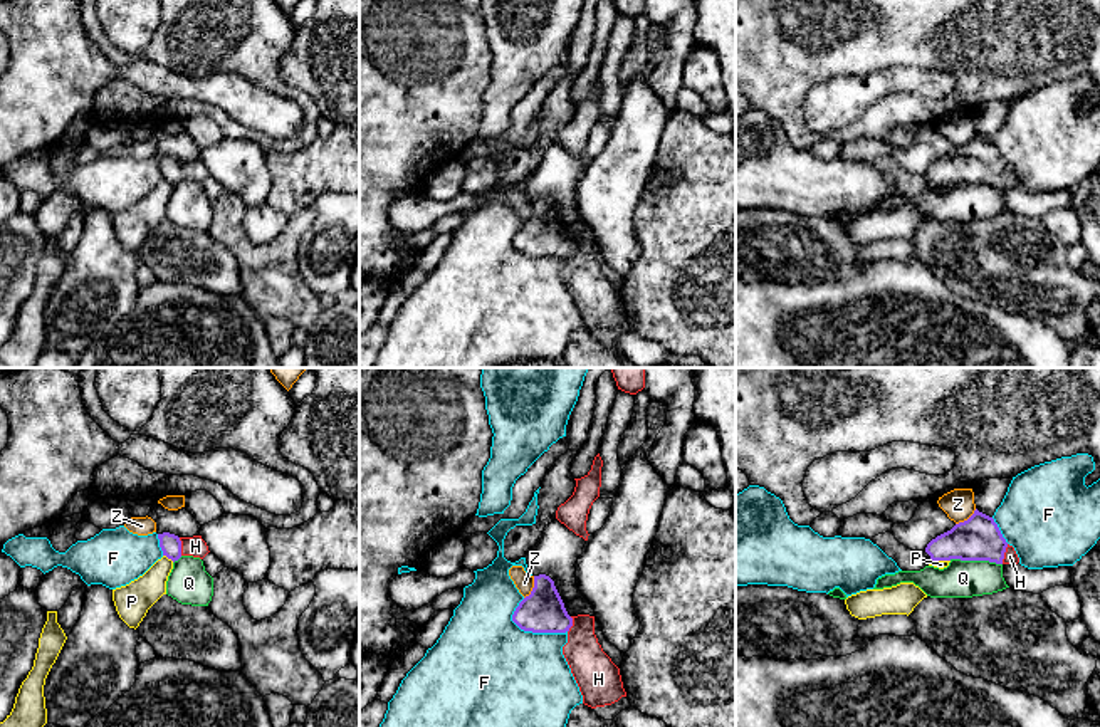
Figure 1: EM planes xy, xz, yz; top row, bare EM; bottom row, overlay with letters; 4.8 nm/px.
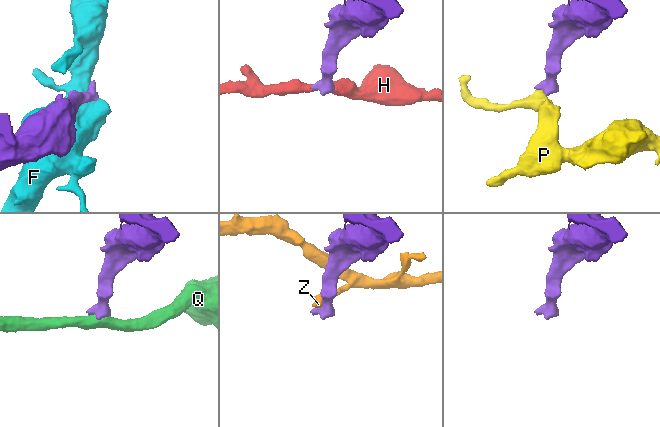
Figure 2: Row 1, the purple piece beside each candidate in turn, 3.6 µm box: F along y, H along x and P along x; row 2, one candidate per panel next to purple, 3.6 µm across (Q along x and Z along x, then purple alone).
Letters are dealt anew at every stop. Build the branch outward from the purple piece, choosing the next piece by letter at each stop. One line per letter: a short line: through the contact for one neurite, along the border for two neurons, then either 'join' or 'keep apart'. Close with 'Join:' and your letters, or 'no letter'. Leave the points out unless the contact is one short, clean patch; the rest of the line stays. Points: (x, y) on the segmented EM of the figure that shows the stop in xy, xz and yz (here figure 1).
F: keep apart
H: line yz (978, 538), (1003, 554), (1010, 556); join
P: line xy (163, 554), (173, 561); keep apart
Q: line yz (949, 559), (988, 559), (1001, 564); keep apart
Z: line xz (534, 576), (534, 586), (524, 598); keep apart
Join: H

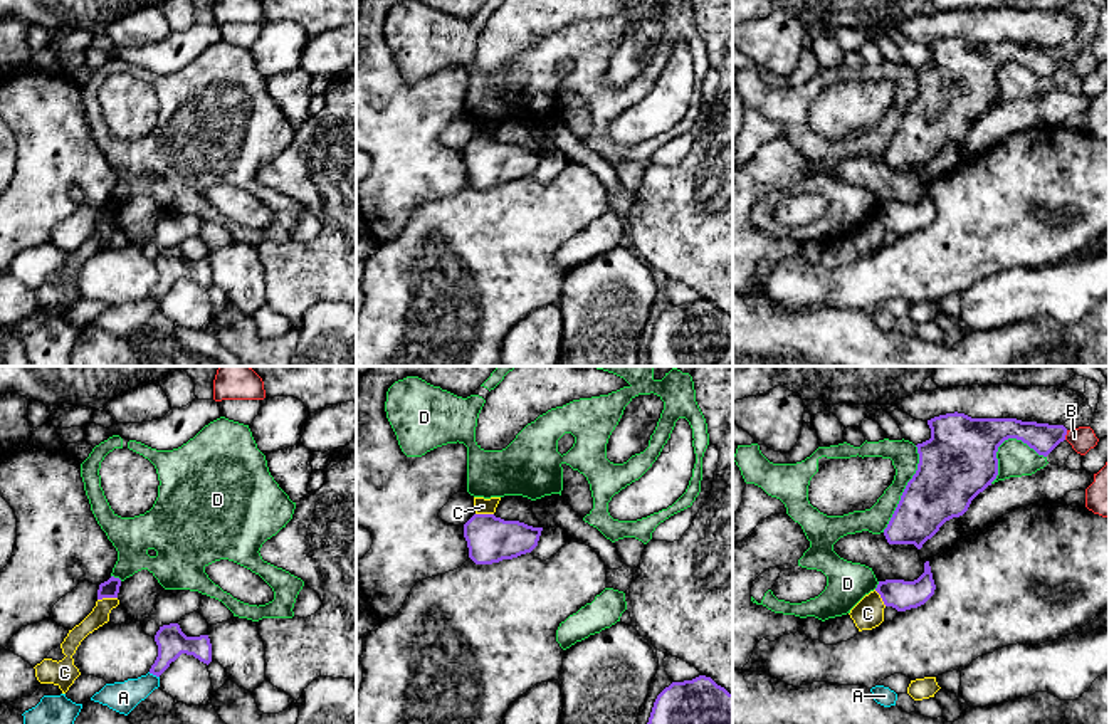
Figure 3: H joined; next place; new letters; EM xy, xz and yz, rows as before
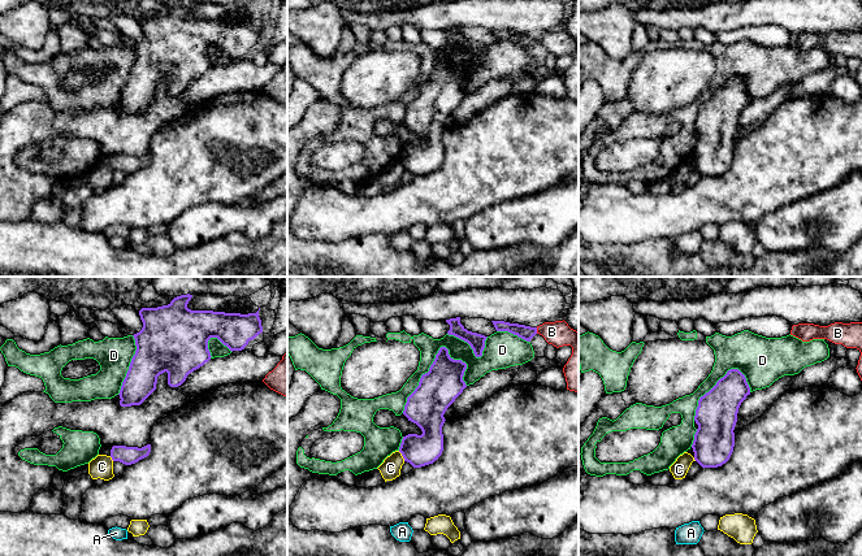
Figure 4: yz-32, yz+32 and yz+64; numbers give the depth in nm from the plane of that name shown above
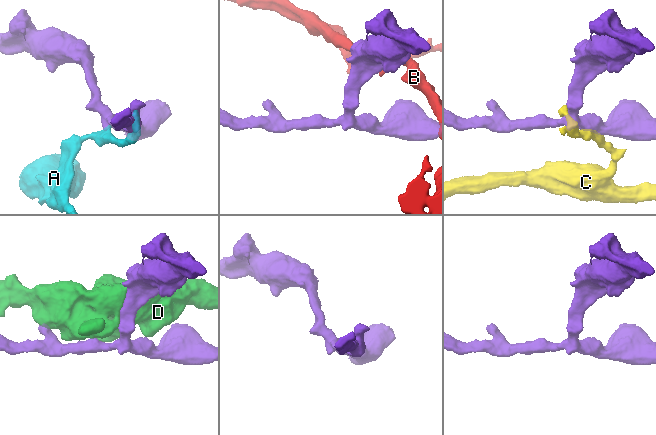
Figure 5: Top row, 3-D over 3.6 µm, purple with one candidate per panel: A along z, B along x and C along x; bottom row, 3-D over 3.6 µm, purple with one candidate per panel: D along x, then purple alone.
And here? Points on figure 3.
A: keep apart
B: line yz (1067, 430), (1064, 439); keep apart
C: line xy (116, 597), (98, 600); keep apart
D: keep apart
Join: no letter

